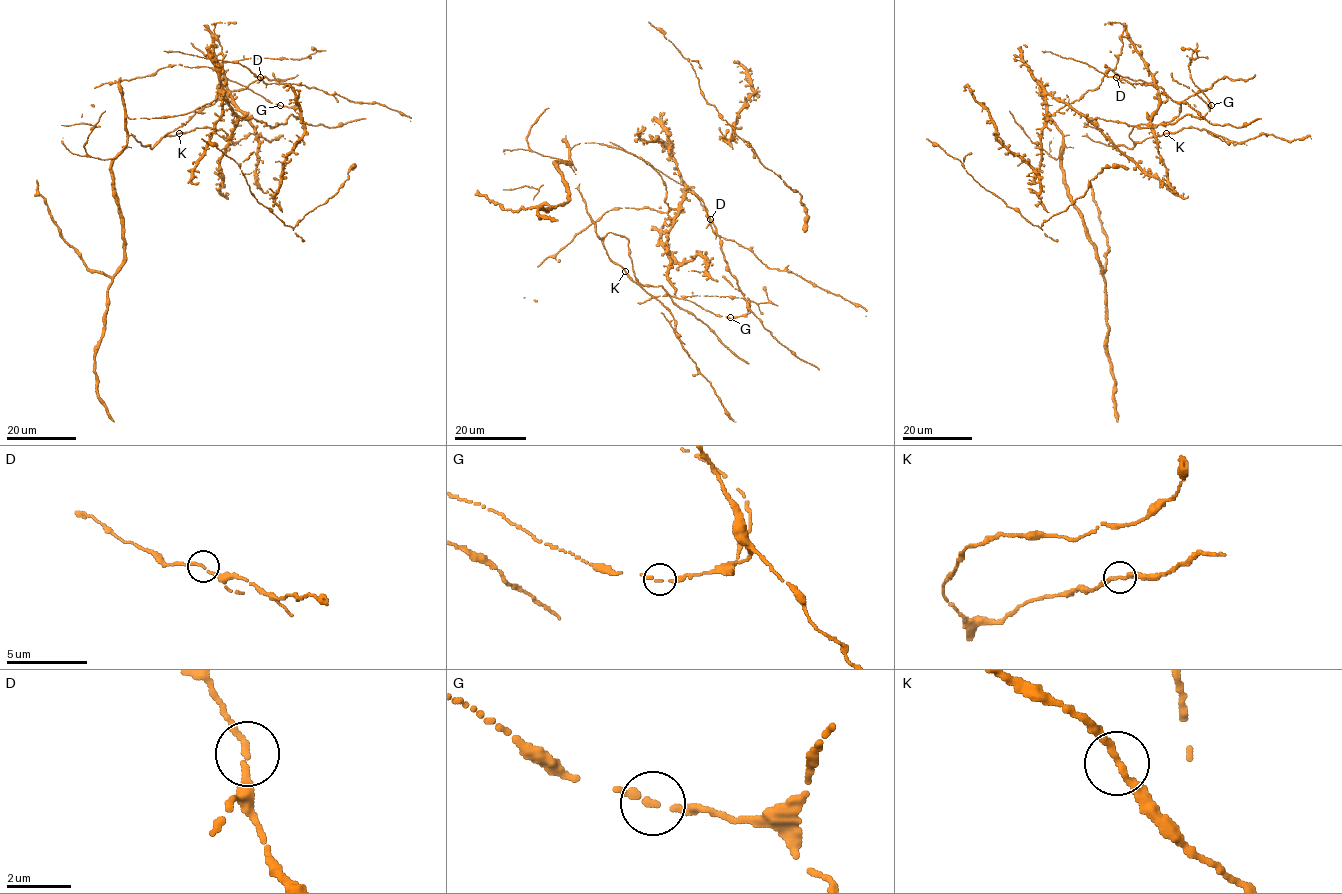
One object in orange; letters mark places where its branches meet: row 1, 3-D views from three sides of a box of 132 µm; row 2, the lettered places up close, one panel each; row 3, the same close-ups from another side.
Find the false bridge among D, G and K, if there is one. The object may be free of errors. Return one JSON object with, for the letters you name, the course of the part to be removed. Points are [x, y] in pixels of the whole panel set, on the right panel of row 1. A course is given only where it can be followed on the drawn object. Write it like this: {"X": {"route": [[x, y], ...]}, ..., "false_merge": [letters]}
{"false_merge": []}

